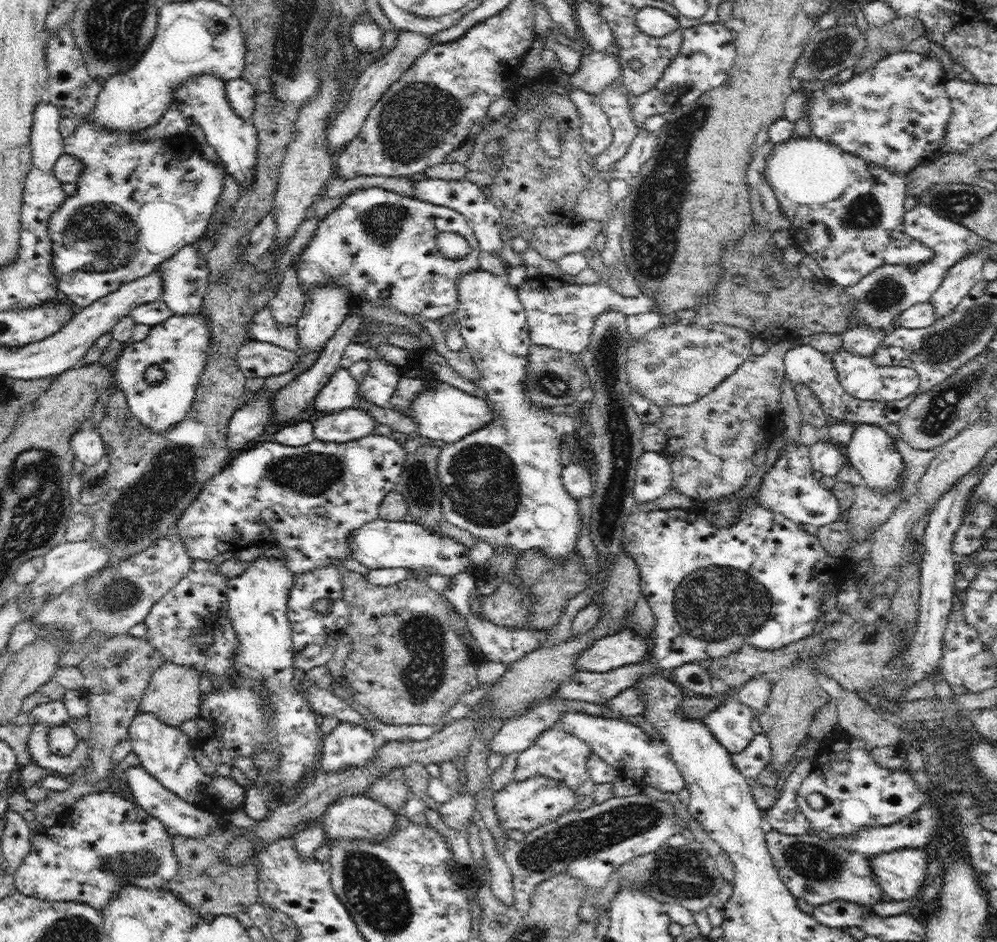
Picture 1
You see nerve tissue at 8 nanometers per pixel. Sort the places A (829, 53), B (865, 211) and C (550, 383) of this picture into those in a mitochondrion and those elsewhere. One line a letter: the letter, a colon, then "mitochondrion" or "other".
A: mitochondrion
B: mitochondrion
C: mitochondrion

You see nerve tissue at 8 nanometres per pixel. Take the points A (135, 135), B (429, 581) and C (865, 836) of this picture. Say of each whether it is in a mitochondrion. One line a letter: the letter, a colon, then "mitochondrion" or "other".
A: other
B: other
C: other

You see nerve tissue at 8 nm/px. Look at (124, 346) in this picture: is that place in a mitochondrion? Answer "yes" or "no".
no

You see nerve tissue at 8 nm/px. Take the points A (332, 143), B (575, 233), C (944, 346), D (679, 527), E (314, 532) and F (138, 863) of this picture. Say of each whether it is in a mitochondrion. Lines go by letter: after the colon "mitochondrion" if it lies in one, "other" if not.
A: other
B: other
C: mitochondrion
D: other
E: other
F: mitochondrion

